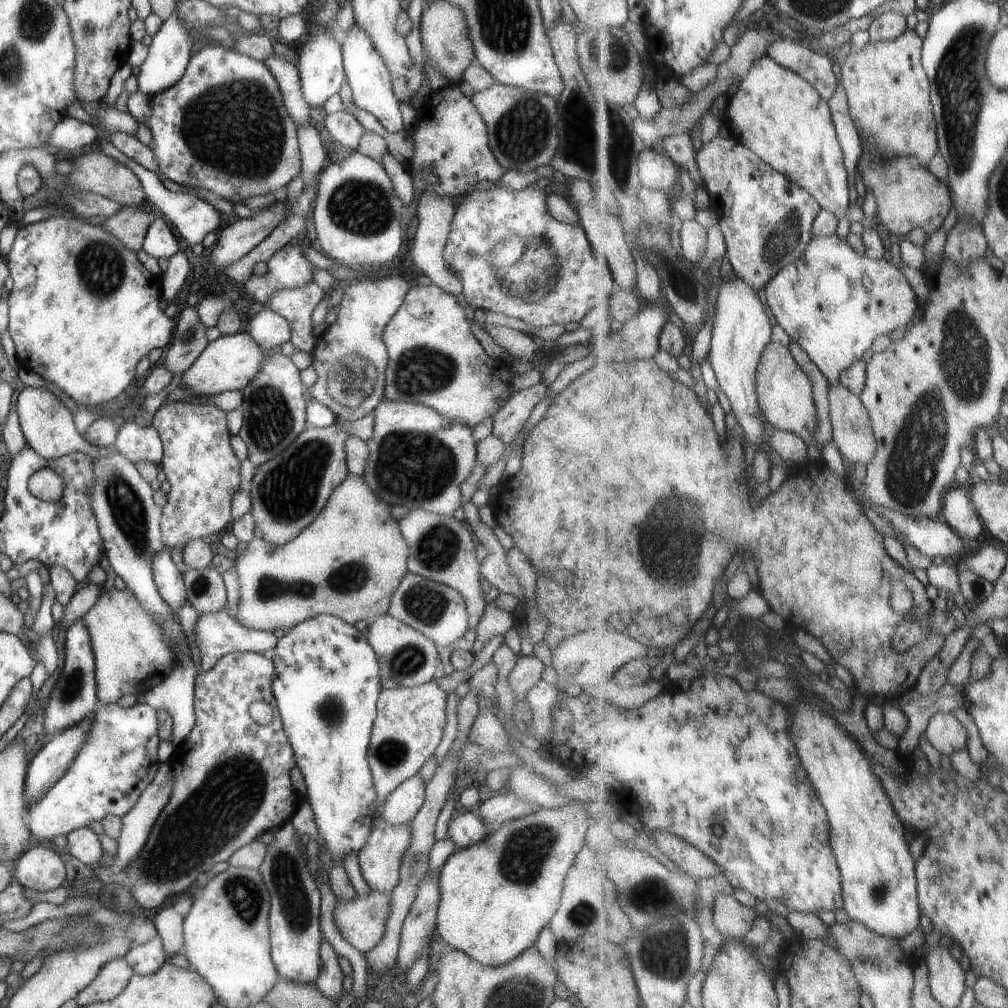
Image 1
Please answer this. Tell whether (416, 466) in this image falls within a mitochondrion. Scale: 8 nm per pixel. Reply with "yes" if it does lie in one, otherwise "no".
yes

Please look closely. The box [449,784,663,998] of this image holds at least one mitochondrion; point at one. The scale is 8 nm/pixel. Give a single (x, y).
(526, 849)

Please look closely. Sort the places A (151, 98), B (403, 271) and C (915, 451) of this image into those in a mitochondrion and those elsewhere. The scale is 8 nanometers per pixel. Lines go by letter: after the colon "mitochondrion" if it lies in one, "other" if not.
A: other
B: other
C: mitochondrion

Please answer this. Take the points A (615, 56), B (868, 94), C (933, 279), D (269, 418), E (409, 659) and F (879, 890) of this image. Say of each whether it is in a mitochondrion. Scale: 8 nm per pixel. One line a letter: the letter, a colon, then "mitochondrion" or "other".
A: mitochondrion
B: other
C: other
D: mitochondrion
E: mitochondrion
F: mitochondrion

